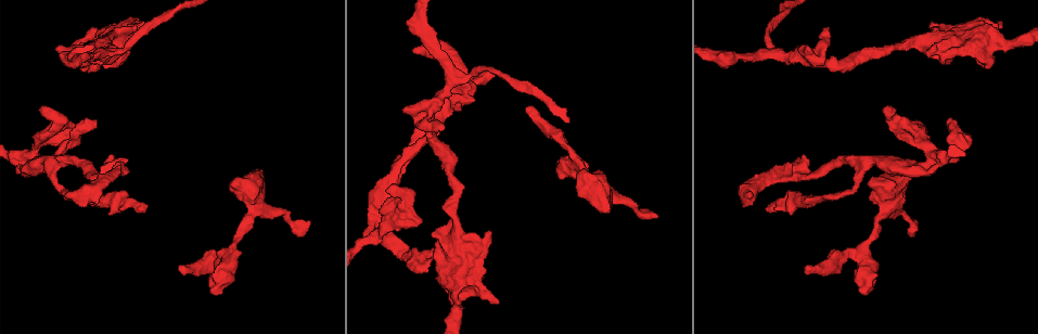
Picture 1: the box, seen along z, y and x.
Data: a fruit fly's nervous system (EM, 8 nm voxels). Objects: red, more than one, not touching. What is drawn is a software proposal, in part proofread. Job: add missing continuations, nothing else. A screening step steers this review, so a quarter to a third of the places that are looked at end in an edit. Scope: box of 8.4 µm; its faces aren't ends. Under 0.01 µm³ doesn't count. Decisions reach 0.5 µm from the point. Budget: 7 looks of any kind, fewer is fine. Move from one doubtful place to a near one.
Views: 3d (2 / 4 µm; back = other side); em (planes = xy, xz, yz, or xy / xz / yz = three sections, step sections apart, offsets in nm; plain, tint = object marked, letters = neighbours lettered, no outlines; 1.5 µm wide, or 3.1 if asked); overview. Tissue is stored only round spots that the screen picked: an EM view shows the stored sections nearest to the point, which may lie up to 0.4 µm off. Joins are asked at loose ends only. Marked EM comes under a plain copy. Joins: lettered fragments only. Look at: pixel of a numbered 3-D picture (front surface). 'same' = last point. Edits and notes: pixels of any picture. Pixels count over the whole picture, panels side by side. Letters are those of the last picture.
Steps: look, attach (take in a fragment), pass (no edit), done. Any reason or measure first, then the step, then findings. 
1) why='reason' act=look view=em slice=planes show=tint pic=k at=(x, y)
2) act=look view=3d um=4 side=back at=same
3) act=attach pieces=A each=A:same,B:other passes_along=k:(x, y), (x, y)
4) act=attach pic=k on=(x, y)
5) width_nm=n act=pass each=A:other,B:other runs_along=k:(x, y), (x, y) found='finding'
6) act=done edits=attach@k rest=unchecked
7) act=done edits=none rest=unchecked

act=look view=3d um=2 pic=1 at=(771, 213)

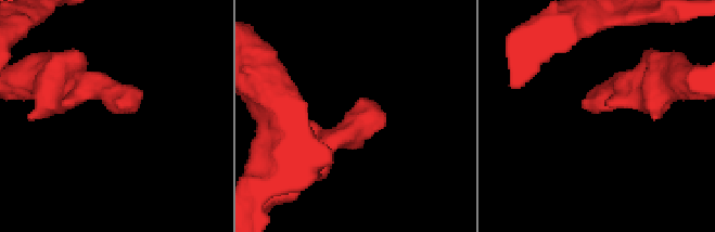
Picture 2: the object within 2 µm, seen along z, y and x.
act=look view=em slice=yz step=4 show=tint pic=2 at=(377, 113)

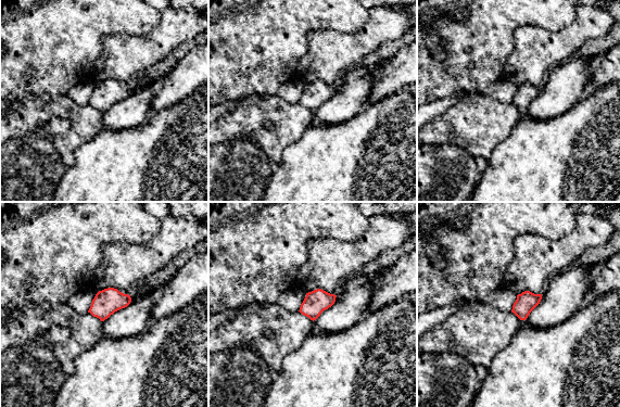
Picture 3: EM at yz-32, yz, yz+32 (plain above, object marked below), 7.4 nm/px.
why='cut it another way' act=look view=em slice=planes show=letters at=same

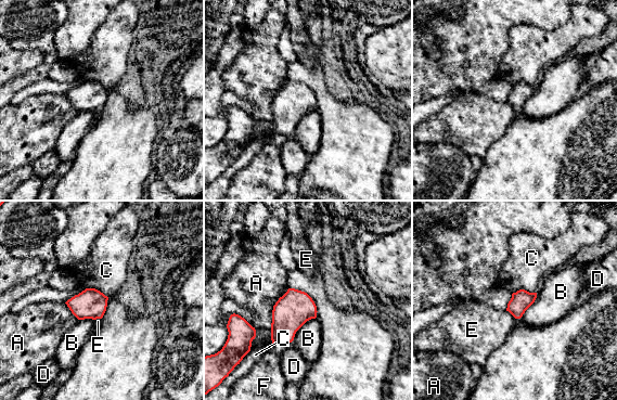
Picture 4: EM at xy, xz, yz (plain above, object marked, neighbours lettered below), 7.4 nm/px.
act=pass each=A:other,B:other,C:other,D:other,E:other,F:other found='no lettered fragment goes on from it'

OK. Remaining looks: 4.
why='branch stops here' act=look view=3d um=2 pic=1 at=(211, 291)

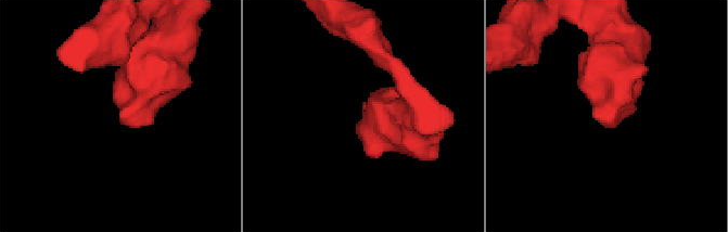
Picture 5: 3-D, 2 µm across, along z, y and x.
act=look view=em slice=planes show=tint pic=5 at=(592, 113)

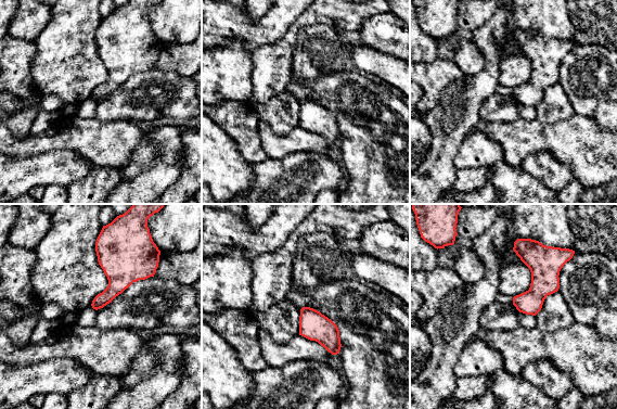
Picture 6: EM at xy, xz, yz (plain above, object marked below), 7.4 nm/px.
why='what lies round it' act=look view=em slice=planes show=letters at=same

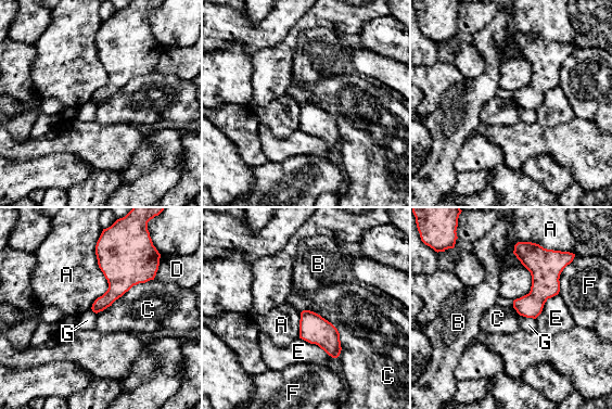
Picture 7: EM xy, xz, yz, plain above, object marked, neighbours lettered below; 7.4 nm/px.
act=pass each=A:other,B:other,C:other,D:other,E:other,F:other,G:other border=7:(154, 279), (134, 284), (97, 314) found='no lettered fragment goes on from it'

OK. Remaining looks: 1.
act=done edits=none rest=unchecked

